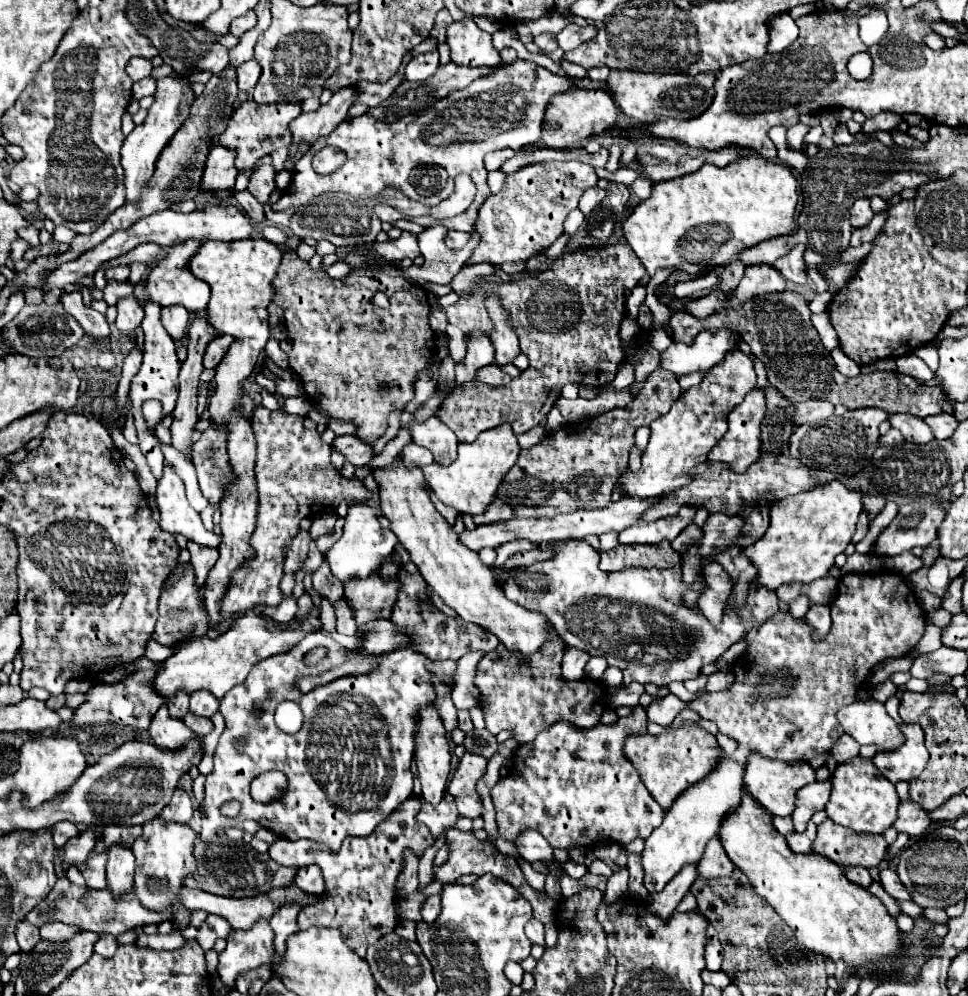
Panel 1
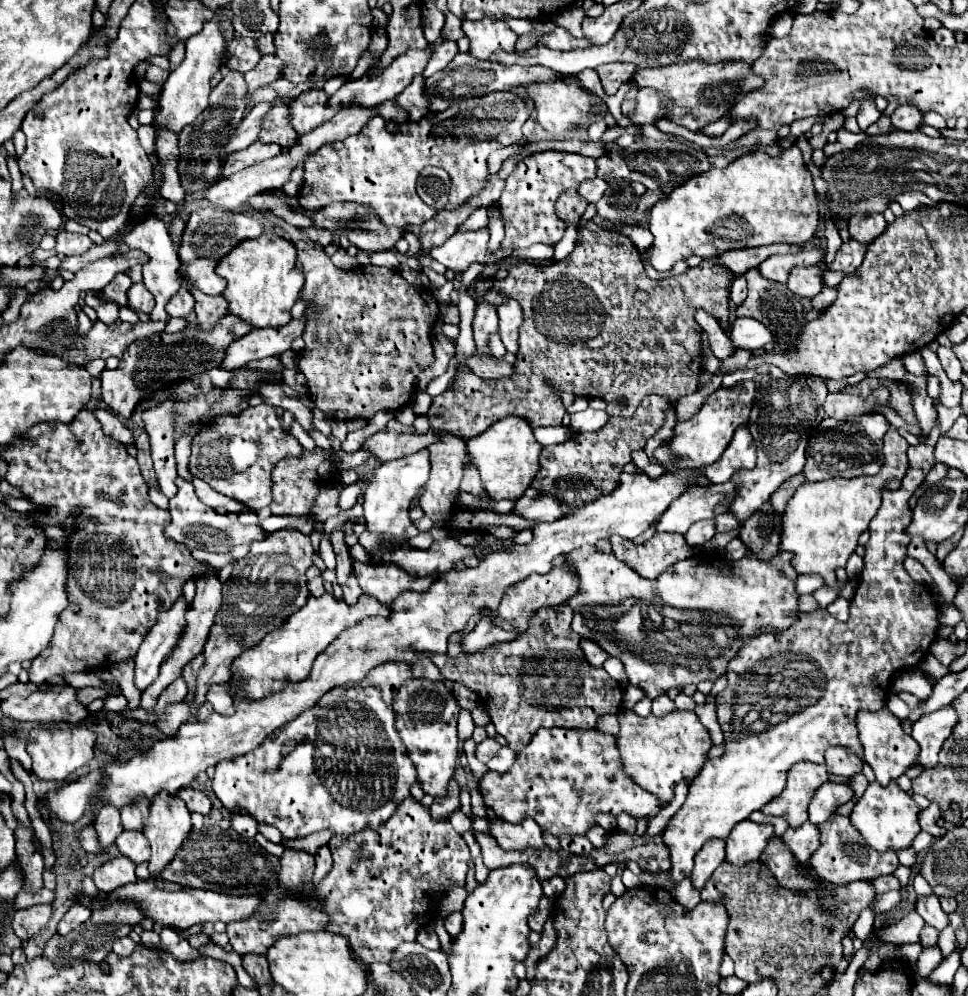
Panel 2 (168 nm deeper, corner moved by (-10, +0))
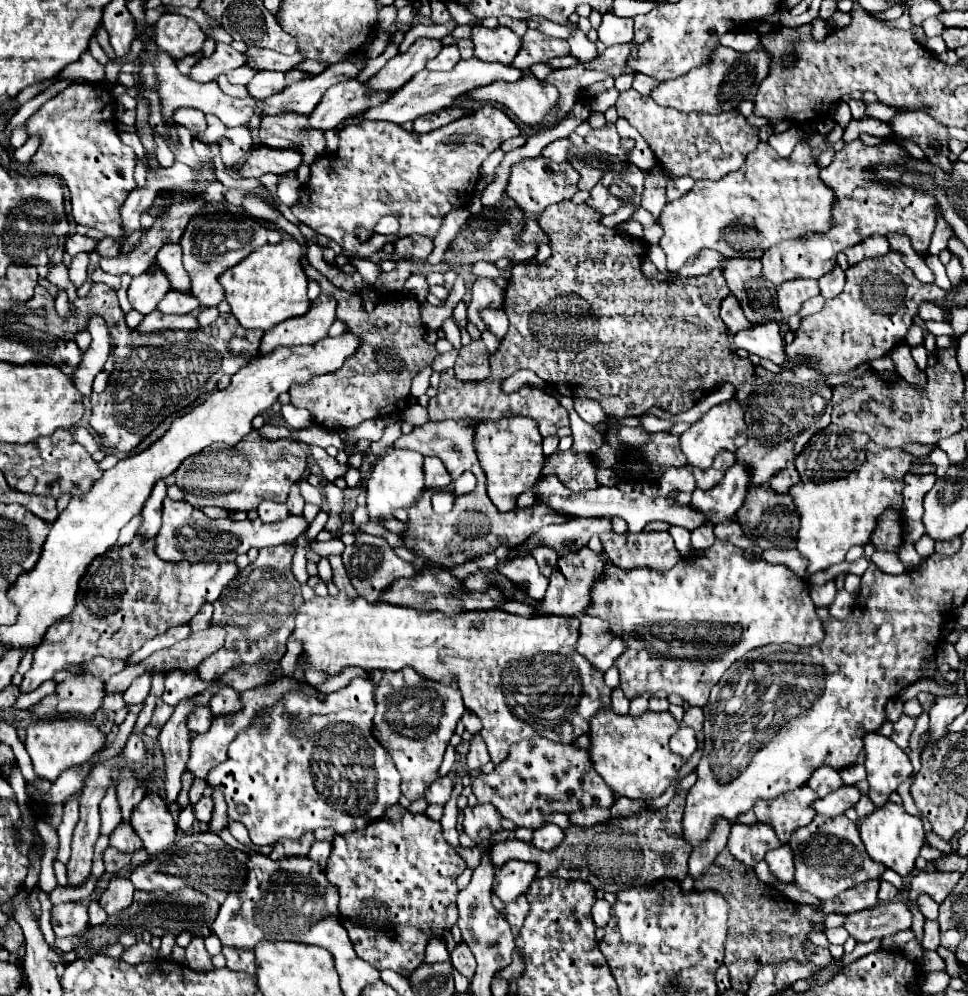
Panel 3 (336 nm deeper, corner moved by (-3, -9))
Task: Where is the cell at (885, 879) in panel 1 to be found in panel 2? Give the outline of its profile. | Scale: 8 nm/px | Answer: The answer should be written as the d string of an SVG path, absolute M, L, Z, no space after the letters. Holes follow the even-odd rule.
M929 895L929 897L919 897L917 899L917 913L925 919L925 923L933 925L935 929L945 929L949 925L949 917L943 913L941 905L939 905L939 897L937 895Z

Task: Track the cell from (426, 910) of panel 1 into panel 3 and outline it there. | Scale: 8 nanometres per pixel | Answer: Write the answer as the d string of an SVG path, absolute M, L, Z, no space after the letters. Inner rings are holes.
M464 942L456 944L456 948L450 954L450 962L460 974L464 974L468 980L472 980L472 976L476 972L476 960L474 960L474 954L470 952L470 948Z

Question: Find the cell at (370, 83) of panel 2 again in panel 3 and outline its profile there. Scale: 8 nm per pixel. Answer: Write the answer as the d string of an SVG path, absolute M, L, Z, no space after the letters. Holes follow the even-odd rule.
M418 38L406 52L390 58L376 76L364 82L364 86L376 92L394 92L402 88L416 72L424 70L426 62L434 58L440 50L442 50L440 40Z

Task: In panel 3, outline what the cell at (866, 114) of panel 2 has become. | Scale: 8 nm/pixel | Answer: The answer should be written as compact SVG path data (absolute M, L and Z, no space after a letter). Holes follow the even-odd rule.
M838 102L838 104L834 106L834 120L836 120L836 124L840 124L842 128L846 128L848 122L852 120L852 114L850 114L850 108L848 108L846 102Z

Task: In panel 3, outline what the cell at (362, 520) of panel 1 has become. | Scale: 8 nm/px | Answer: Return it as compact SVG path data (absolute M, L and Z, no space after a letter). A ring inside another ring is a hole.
M392 450L384 454L372 468L372 474L366 482L366 508L370 514L370 522L382 524L382 514L392 514L396 508L410 508L420 494L424 492L424 472L422 472L424 456L412 450Z

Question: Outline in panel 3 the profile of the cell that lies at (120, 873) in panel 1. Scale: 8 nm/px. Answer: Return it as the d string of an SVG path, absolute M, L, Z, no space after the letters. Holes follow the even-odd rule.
M120 824L114 834L110 834L110 846L114 846L118 852L130 854L134 850L142 848L142 842L138 842L138 836L134 834L130 824Z

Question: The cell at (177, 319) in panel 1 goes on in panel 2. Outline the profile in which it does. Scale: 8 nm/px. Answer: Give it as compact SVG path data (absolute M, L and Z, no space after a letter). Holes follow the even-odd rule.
M181 287L171 299L169 299L169 305L165 305L169 317L189 317L191 311L193 311L193 305L195 305L195 299L193 295Z

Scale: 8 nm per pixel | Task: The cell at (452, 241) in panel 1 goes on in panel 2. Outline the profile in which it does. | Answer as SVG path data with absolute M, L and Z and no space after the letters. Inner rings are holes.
M457 231L449 237L441 247L431 249L431 257L443 263L447 269L465 271L471 263L497 263L501 259L509 259L513 249L497 249L495 253L487 247L489 231Z

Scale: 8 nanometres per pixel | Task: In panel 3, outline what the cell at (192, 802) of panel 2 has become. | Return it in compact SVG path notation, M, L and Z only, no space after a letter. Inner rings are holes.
M200 798L192 808L194 808L194 816L198 822L210 822L212 808L214 808L212 798Z

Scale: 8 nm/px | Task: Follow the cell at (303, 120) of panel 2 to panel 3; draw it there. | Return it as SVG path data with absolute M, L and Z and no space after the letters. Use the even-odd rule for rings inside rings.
M356 80L340 82L336 86L332 86L330 90L326 90L326 94L318 102L318 106L312 110L312 114L308 116L310 126L314 126L316 130L322 130L322 132L332 130L344 118L360 114L362 110L368 110L370 106L378 106L388 96L390 94L370 92Z

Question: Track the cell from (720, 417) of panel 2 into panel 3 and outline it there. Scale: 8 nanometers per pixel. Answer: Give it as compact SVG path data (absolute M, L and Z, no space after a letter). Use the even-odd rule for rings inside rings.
M732 398L728 402L722 402L714 408L710 408L700 420L696 420L688 432L680 436L680 448L684 456L688 458L688 464L700 470L708 470L720 450L736 452L740 446L746 444L746 422L744 422L744 410L742 406Z

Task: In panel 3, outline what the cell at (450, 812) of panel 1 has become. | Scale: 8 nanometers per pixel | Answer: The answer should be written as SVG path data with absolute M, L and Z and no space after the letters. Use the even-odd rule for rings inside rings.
M448 776L438 778L438 782L434 782L434 786L430 786L430 790L426 790L424 798L428 800L428 804L440 804L444 806L450 800L450 792L452 792L452 782Z

